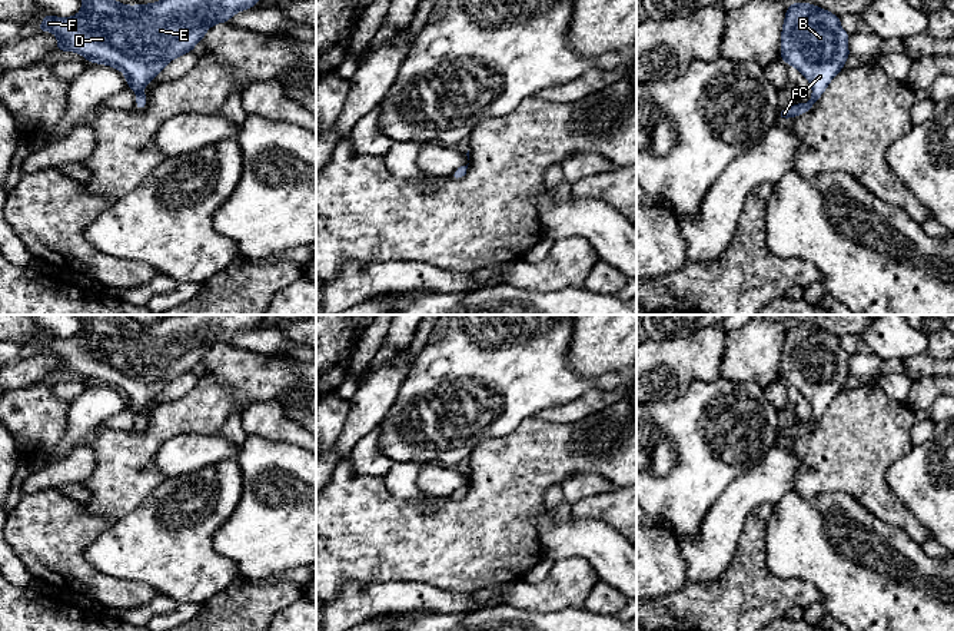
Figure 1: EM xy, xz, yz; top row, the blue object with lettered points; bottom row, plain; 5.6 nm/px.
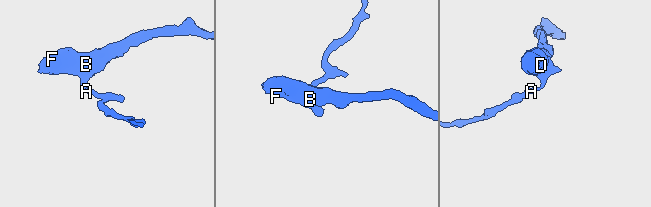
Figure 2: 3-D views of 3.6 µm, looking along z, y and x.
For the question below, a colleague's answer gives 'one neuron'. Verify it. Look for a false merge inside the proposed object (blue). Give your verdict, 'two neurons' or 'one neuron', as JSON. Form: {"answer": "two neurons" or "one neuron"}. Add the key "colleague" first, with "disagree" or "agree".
{"colleague": "agree", "answer": "one neuron"}

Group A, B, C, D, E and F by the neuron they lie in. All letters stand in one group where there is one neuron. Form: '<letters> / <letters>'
A B C D E F

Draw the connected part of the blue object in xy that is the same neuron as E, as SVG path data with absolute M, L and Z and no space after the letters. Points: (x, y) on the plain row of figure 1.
M79 315L82 331L72 338L46 333L37 352L51 352L57 358L56 372L73 372L87 382L110 386L126 396L126 405L136 414L136 431L144 431L147 416L143 409L176 378L193 372L206 352L219 343L229 342L236 333L252 329L265 315L166 315L162 321L147 325L123 325L102 315Z

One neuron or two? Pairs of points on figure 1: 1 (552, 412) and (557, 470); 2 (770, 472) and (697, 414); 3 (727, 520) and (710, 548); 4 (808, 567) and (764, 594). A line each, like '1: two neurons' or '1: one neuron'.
1: two neurons
2: two neurons
3: one neuron
4: two neurons

